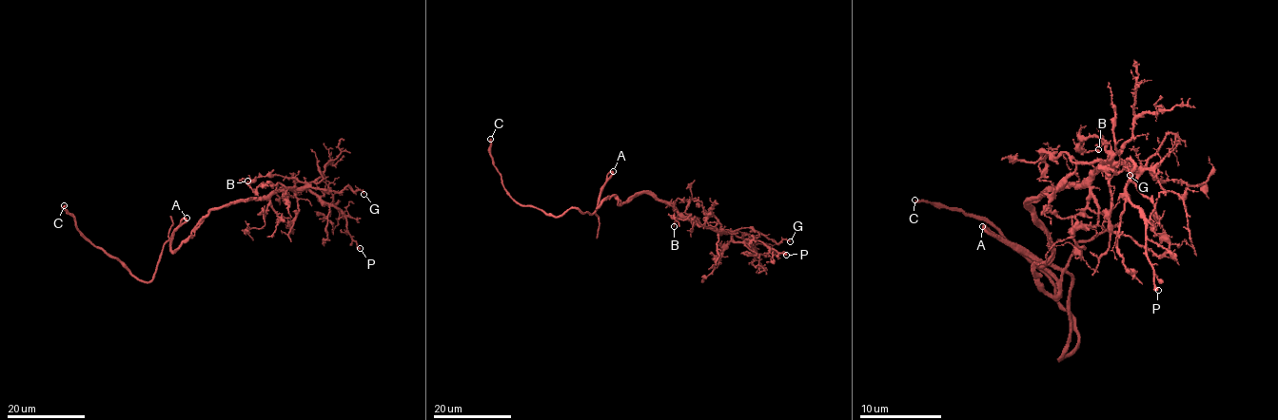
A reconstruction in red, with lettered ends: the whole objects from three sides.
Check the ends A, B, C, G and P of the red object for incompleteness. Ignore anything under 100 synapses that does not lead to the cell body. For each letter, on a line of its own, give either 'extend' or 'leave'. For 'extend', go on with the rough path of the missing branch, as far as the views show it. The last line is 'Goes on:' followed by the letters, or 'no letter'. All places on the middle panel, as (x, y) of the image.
A: leave
B: leave
C: extend
G: leave
P: leave
Goes on: C

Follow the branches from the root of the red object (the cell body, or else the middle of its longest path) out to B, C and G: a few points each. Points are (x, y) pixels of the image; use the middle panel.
B: (615, 196), (621, 204), (638, 193), (655, 195), (702, 224), (731, 232), (690, 217), (678, 218), (674, 226)
C: (615, 196), (608, 196), (592, 214), (569, 208), (553, 217), (519, 205), (505, 189), (493, 164), (490, 139)
G: (615, 196), (621, 204), (638, 193), (648, 193), (707, 226), (725, 231), (753, 227), (777, 243), (790, 241)

